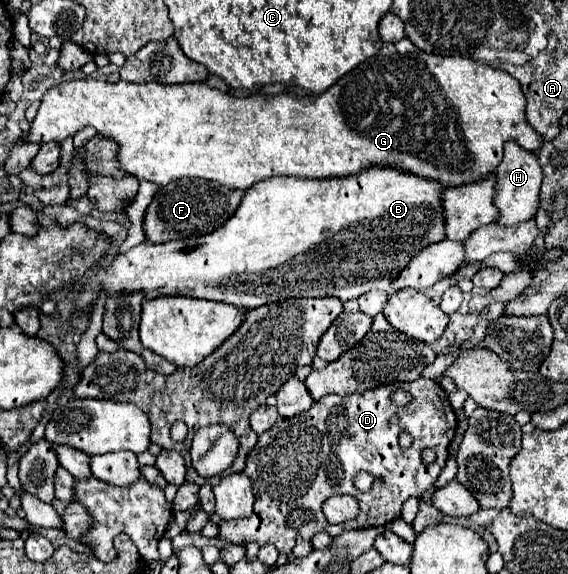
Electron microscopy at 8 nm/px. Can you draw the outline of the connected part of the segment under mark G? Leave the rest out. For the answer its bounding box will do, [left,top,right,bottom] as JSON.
[22,38,542,190]

